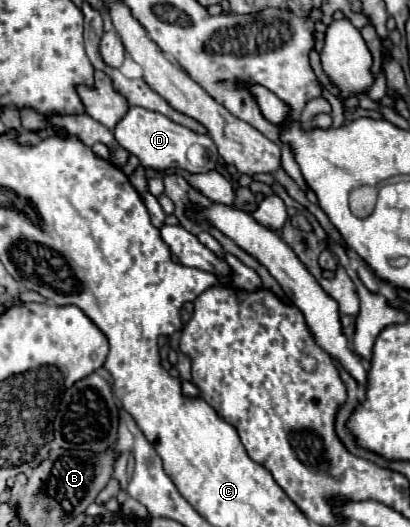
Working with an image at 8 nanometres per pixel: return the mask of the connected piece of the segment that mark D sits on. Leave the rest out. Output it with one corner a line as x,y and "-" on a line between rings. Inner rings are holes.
130,107
130,111
122,117
122,121
114,127
114,137
116,141
130,151
132,155
136,155
142,163
142,167
152,167
152,169
180,169
180,171
190,171
190,173
202,173
202,171
210,171
216,165
218,159
218,151
214,141
208,135
198,135
194,131
190,131
188,127
182,127
174,121
170,121
168,117
142,109
142,107
-
190,145
202,145
206,149
206,165
204,167
194,167
190,165
186,151

